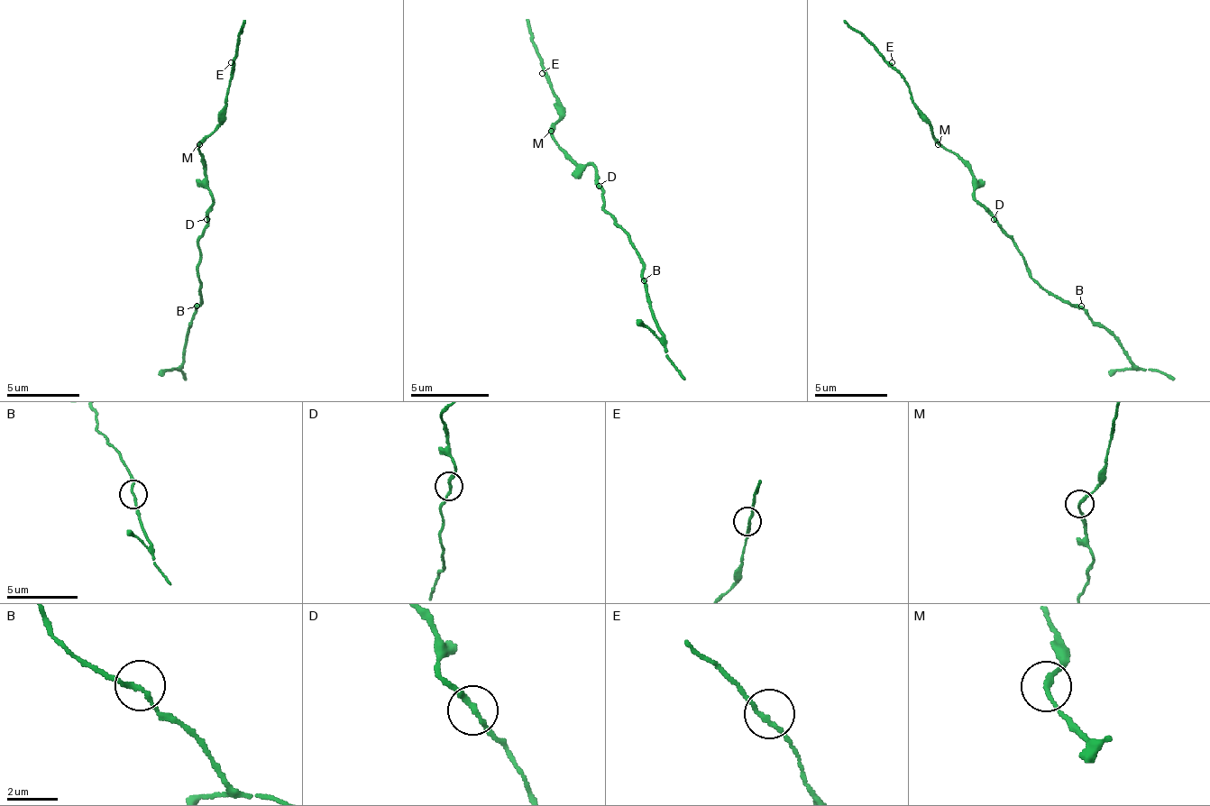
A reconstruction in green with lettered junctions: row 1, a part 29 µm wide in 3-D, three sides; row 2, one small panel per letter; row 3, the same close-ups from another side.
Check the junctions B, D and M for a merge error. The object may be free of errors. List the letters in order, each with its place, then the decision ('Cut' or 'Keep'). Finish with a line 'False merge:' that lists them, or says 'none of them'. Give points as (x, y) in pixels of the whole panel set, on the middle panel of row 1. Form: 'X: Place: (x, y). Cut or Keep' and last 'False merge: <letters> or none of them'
B: Place: (644, 280). Keep
D: Place: (599, 186). Keep
M: Place: (551, 131). Cut
False merge: M

